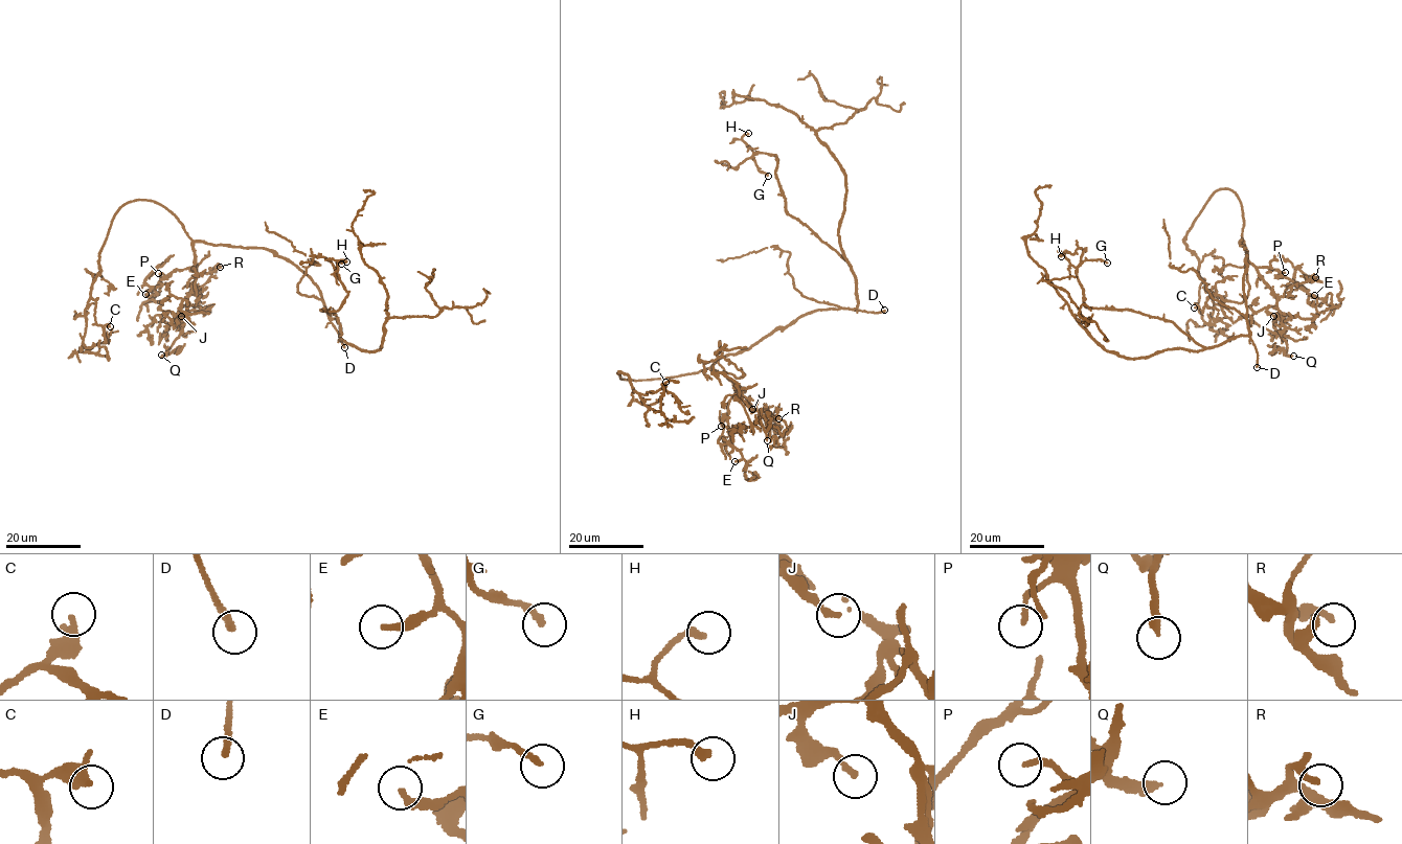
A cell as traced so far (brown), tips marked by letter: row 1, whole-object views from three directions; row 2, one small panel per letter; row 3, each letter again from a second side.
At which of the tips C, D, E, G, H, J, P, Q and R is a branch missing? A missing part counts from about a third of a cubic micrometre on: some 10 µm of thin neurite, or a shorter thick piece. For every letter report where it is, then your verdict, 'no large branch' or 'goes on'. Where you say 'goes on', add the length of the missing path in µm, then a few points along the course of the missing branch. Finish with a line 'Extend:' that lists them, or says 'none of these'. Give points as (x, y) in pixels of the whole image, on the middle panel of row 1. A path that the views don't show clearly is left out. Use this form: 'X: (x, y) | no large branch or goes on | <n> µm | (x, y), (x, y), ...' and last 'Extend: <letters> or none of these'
C: (665, 382) | no large branch
D: (884, 310) | goes on | 20 µm
E: (735, 461) | no large branch
G: (768, 176) | no large branch
H: (748, 133) | no large branch
J: (752, 409) | no large branch
P: (721, 426) | no large branch
Q: (767, 440) | goes on | 15 µm | (767, 440), (761, 457), (744, 454), (740, 456)
R: (778, 418) | no large branch
Extend: D, Q

